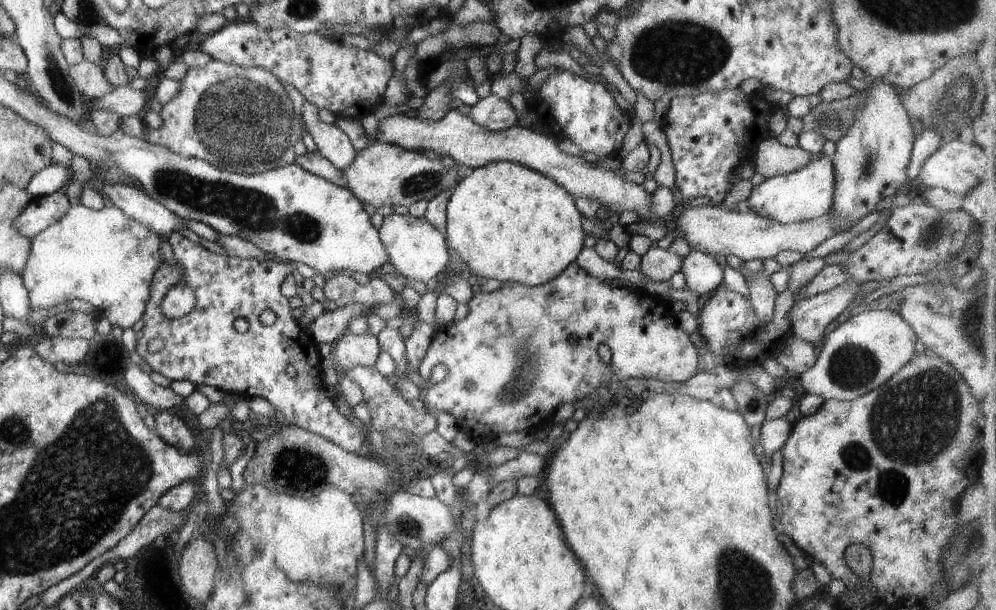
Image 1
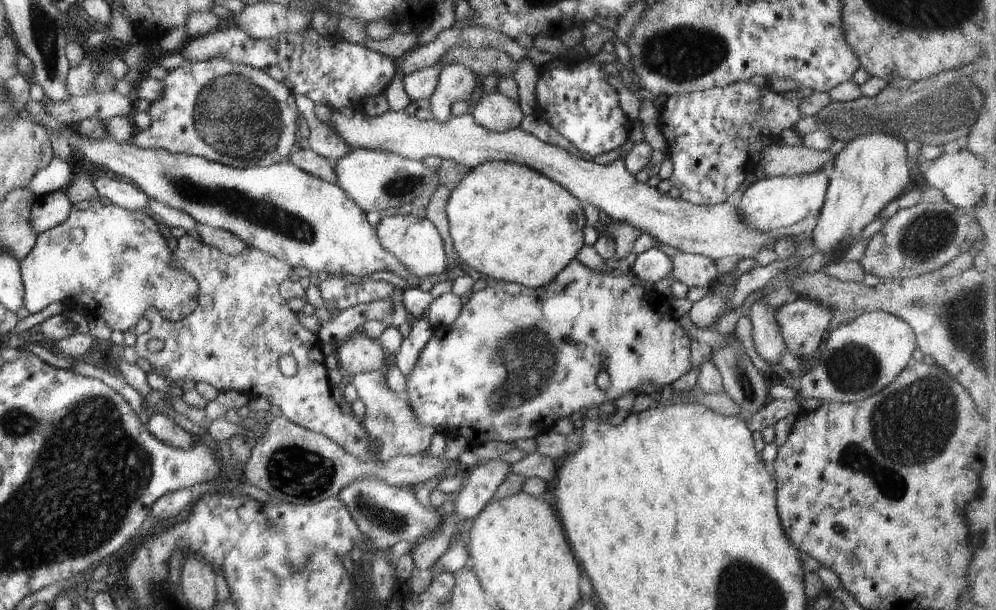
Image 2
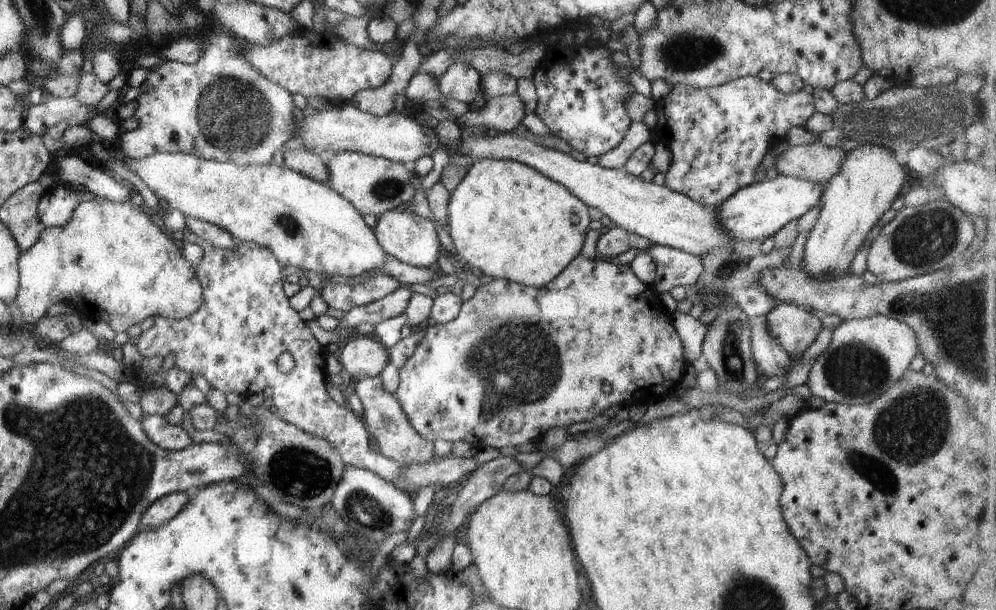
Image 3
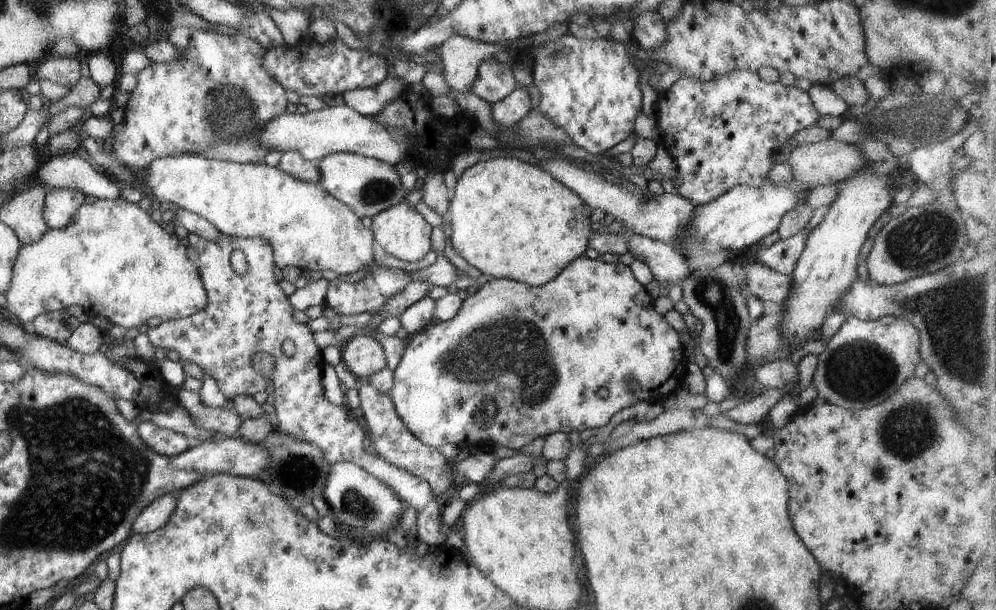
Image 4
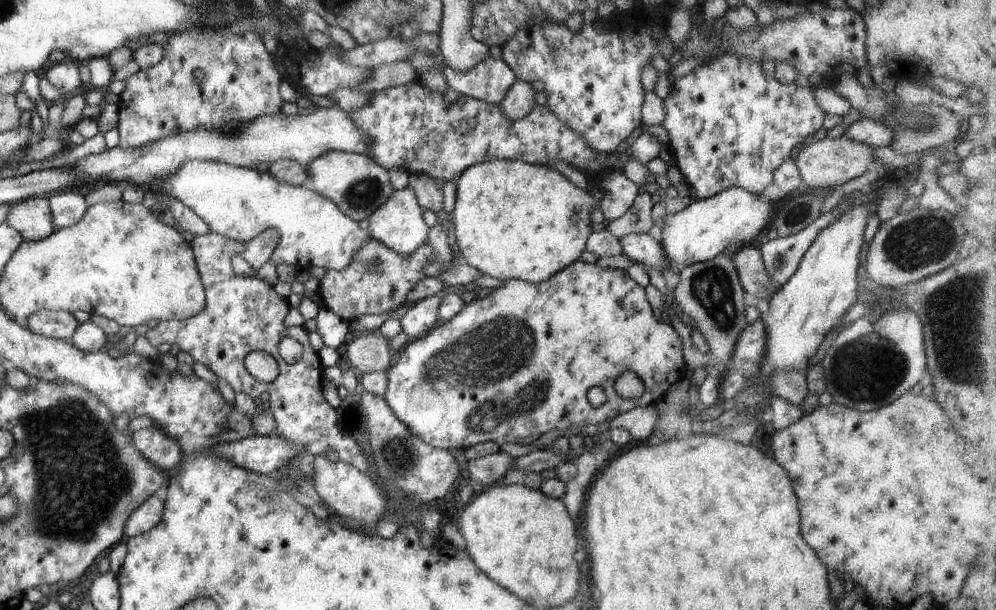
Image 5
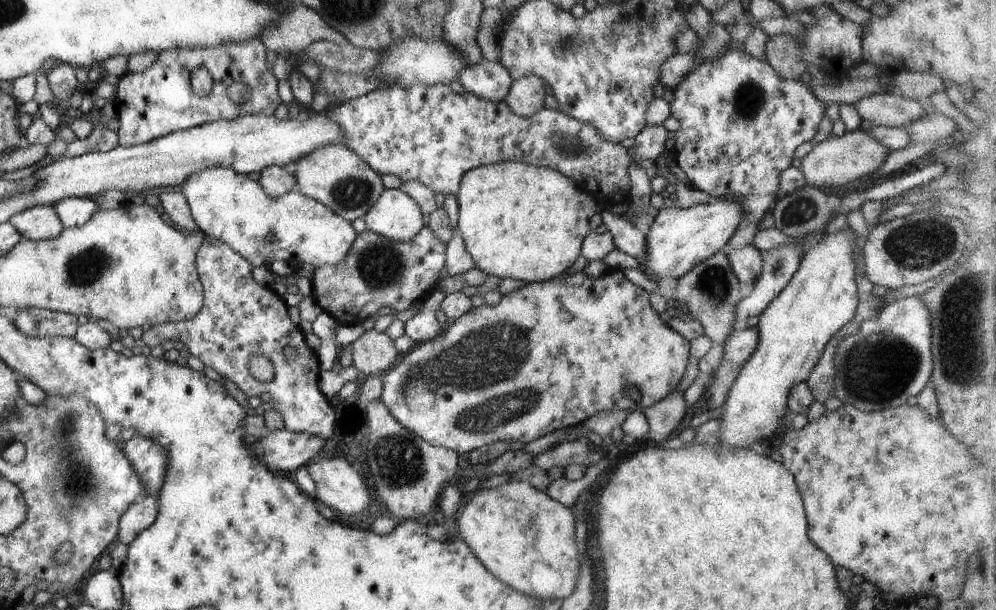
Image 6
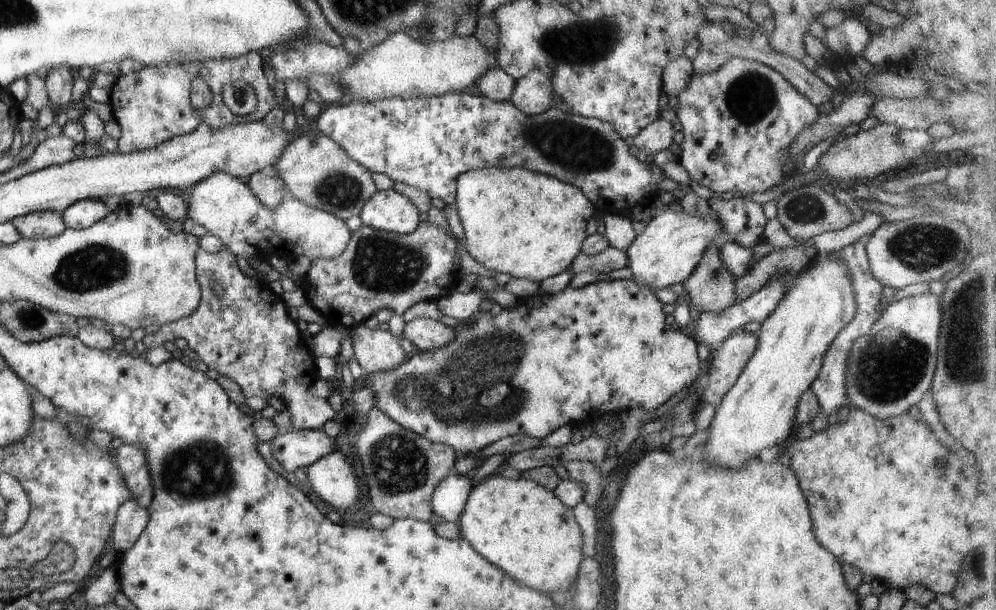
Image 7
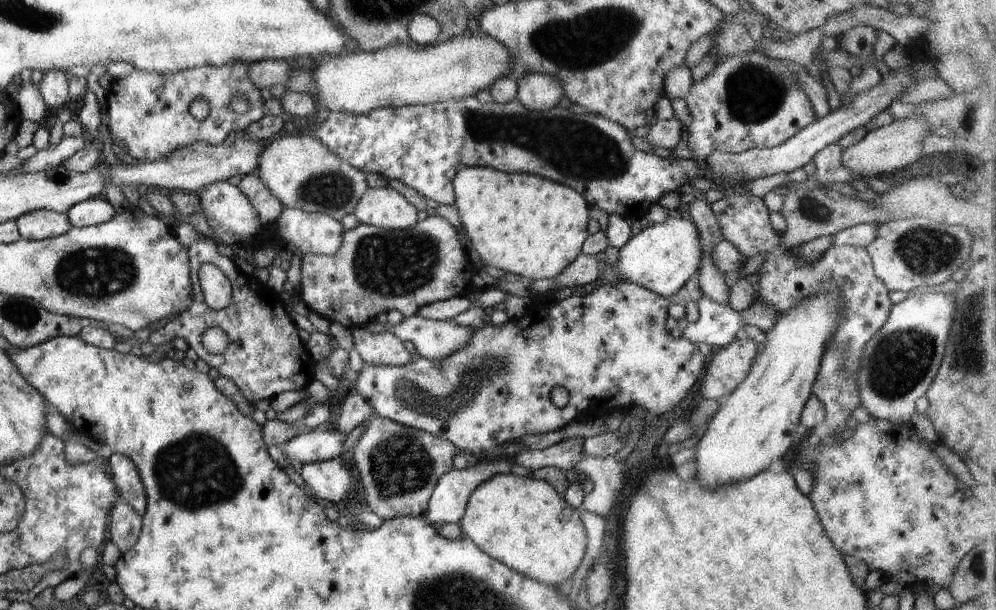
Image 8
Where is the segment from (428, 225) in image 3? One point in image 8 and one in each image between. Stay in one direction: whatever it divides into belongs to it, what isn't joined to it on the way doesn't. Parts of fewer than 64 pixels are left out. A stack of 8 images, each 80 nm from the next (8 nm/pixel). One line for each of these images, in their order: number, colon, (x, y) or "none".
4: (400, 230)
5: (398, 223)
6: (396, 215)
7: (389, 211)
8: (383, 207)

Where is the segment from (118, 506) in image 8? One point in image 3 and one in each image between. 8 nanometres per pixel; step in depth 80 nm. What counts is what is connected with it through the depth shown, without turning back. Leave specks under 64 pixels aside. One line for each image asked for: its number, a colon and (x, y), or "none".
3: (167, 507)
4: (153, 517)
5: (149, 513)
6: (140, 515)
7: (131, 519)

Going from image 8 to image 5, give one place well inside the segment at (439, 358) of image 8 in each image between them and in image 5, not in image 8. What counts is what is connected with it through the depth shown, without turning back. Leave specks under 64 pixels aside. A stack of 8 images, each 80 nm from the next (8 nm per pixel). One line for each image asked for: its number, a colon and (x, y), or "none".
5: (421, 317)
6: (423, 327)
7: (426, 334)

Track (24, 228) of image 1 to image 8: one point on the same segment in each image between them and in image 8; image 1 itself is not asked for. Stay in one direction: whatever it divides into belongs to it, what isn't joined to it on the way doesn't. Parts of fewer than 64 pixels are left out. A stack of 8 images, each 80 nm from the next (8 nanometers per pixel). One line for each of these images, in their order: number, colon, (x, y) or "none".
2: (49, 210)
3: (56, 207)
4: (61, 206)
5: (68, 207)
6: (76, 212)
7: (83, 214)
8: (94, 211)

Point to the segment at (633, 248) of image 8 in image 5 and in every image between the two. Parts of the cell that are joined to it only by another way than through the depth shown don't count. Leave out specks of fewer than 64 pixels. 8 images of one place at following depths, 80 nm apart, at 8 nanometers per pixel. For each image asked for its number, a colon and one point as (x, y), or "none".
5: (701, 231)
6: (678, 239)
7: (669, 249)

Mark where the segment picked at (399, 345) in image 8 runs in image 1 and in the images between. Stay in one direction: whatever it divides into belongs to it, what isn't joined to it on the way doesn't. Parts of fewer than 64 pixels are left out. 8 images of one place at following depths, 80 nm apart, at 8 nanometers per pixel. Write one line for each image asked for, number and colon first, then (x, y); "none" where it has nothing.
1: (351, 350)
2: (358, 353)
3: (363, 355)
4: (363, 355)
5: (367, 353)
6: (373, 352)
7: (378, 350)

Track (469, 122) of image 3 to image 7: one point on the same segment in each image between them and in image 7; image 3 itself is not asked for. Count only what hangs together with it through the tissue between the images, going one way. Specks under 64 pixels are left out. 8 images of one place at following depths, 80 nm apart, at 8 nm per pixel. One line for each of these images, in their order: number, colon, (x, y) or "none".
4: (514, 107)
5: (520, 99)
6: (526, 96)
7: (533, 94)

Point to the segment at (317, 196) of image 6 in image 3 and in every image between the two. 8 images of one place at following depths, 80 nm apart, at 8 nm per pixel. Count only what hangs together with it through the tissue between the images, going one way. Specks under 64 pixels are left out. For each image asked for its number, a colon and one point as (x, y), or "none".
3: (372, 184)
4: (366, 185)
5: (358, 186)

